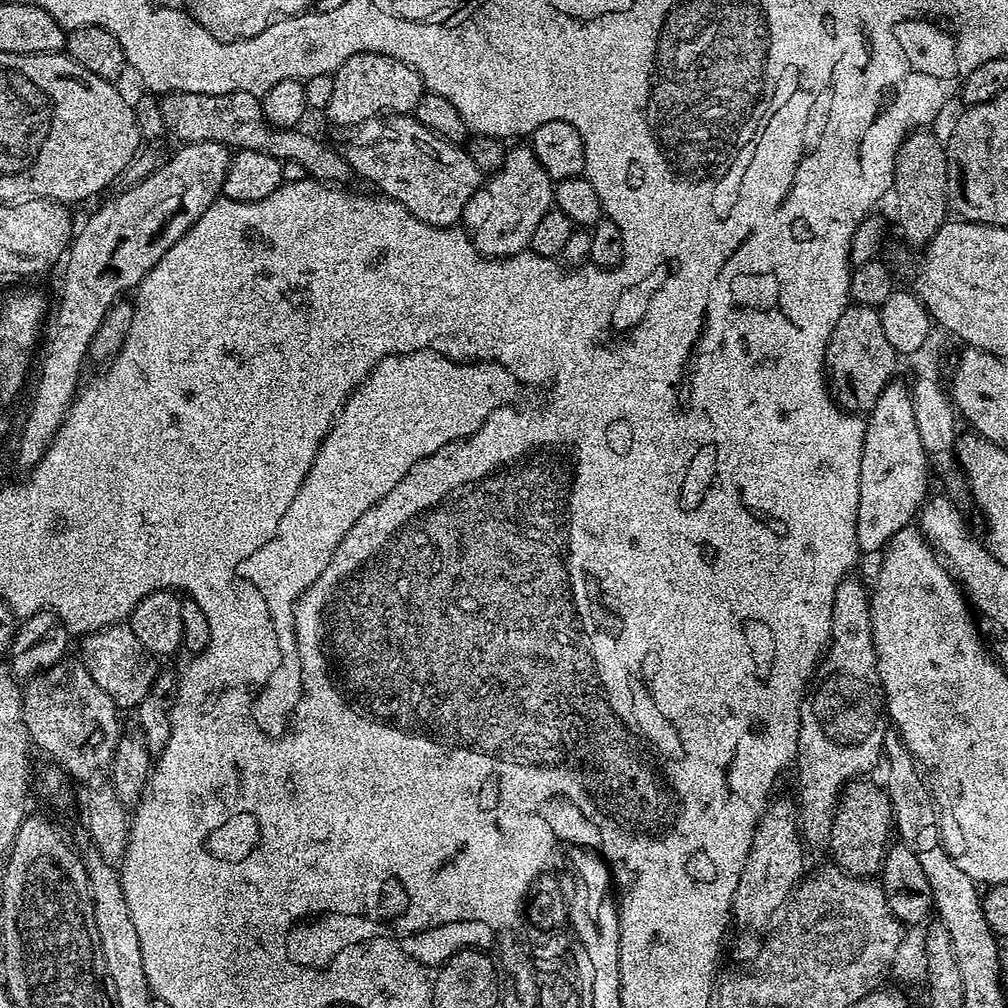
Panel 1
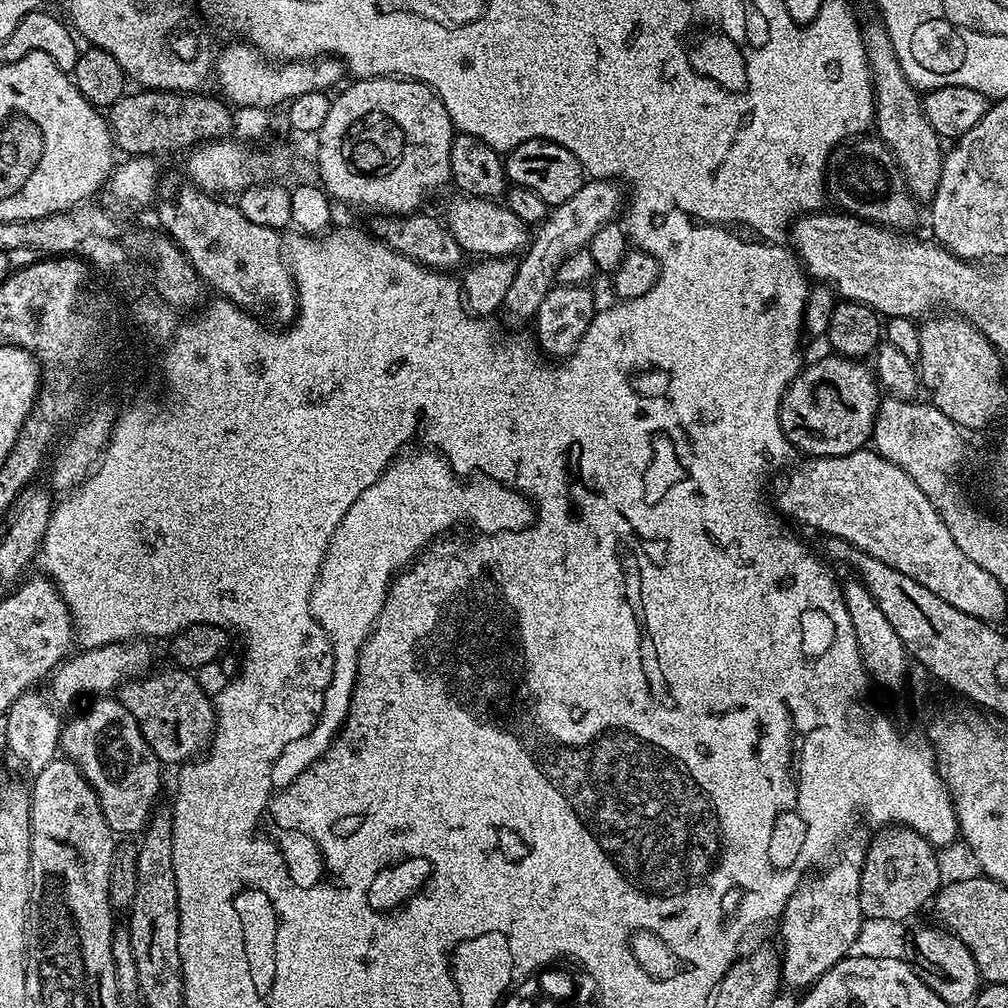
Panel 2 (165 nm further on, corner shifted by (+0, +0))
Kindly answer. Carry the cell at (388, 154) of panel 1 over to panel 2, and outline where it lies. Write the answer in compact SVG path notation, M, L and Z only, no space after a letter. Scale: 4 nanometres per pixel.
M456 194L448 204L446 227L458 246L465 253L472 255L473 252L476 258L512 258L523 253L530 244L529 225L495 199Z

